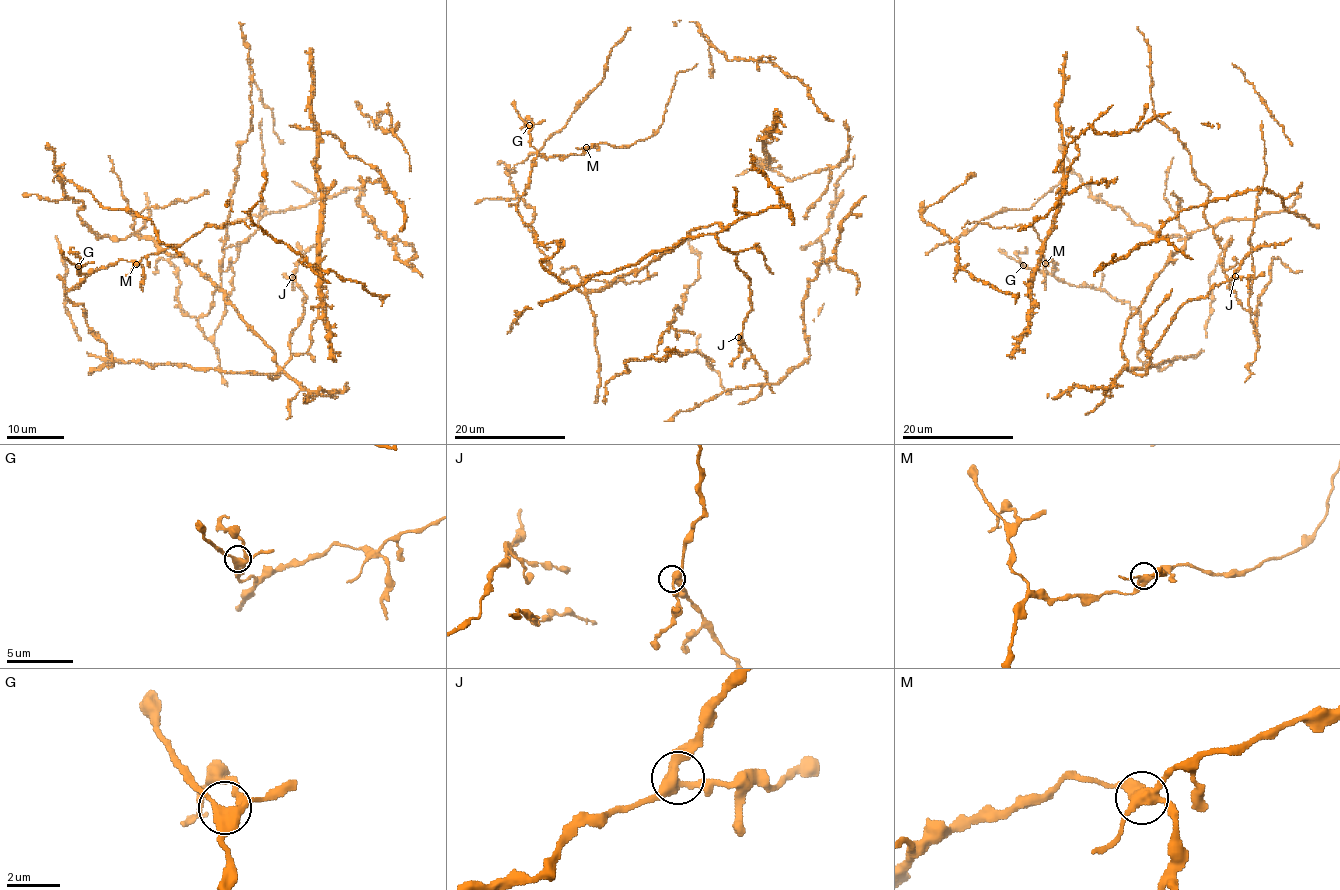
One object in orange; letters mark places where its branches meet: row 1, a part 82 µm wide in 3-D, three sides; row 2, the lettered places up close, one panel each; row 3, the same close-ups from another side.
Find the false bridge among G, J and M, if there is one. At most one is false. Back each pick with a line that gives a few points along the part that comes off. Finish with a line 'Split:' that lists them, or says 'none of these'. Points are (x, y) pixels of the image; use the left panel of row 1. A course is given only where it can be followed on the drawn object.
M: Course of the part to remove: (135, 264), (150, 254), (180, 247), (204, 227), (221, 228), (227, 221), (243, 221), (250, 228)
Split: M

